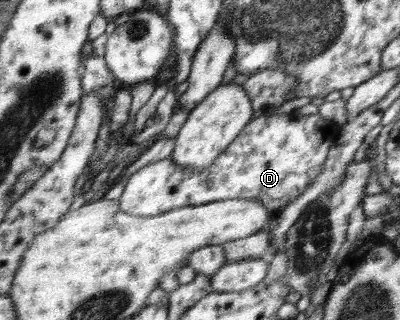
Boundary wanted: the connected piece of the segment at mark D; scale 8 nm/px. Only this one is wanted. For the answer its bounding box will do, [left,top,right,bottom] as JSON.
[119,111,341,216]

